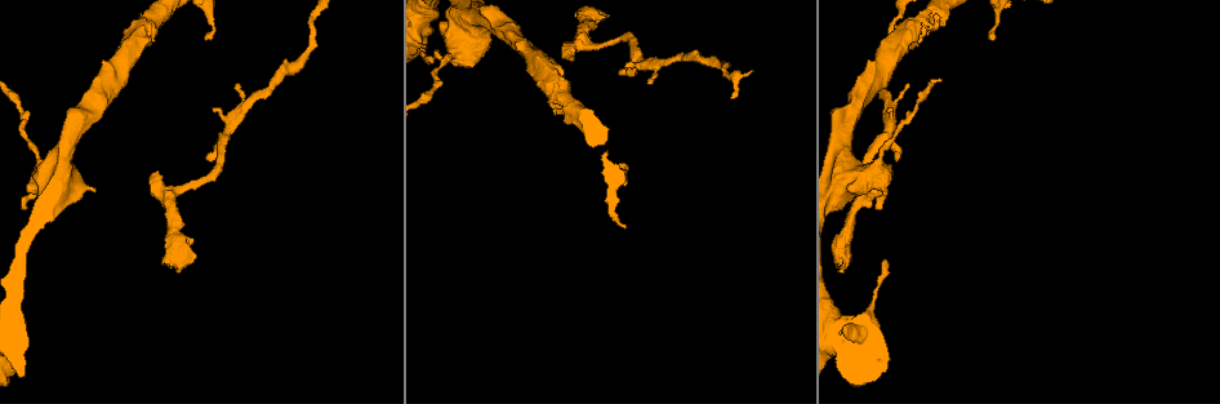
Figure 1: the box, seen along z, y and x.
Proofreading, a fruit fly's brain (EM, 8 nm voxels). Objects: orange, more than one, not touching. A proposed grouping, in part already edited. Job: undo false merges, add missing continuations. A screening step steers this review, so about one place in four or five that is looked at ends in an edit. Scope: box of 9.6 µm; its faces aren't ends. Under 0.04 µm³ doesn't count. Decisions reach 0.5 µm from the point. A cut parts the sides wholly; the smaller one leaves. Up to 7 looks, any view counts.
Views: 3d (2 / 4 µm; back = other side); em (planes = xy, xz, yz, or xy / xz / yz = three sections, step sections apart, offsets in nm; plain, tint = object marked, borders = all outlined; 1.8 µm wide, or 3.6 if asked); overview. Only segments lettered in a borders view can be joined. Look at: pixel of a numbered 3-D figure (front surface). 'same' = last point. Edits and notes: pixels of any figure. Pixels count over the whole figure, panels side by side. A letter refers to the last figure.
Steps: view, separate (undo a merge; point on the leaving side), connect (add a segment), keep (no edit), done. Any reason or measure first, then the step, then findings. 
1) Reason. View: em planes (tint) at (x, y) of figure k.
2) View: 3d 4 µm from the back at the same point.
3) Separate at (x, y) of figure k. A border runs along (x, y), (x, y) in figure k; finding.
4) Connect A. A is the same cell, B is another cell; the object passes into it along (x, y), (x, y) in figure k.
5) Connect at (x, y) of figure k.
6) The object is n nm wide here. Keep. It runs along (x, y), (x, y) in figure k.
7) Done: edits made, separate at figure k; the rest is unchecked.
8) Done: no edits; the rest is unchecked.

Branch stops here. View: 3d 2 µm at (27, 208) of figure 1.

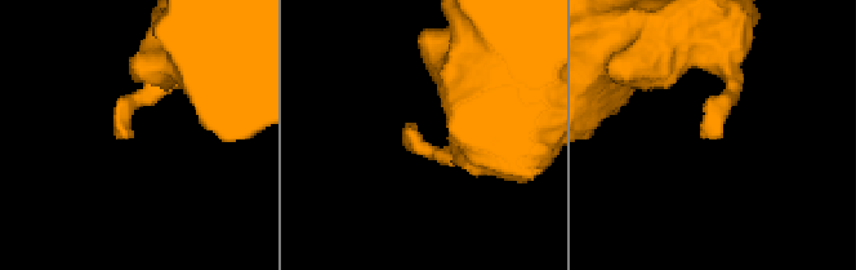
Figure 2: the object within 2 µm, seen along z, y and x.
Need the tissue. View: em xy step 4 (tint) at (417, 126) of figure 2.

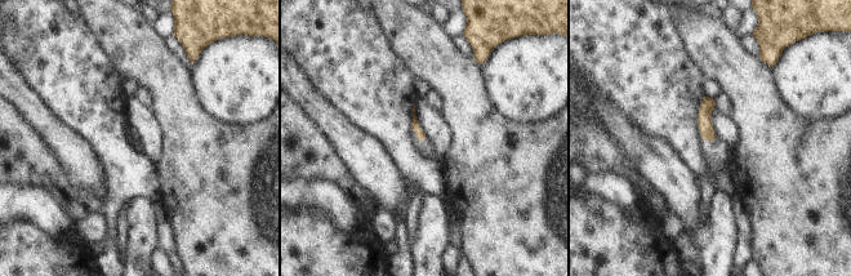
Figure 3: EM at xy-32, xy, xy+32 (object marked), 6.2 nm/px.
Another direction. View: em planes (borders) at the same point.

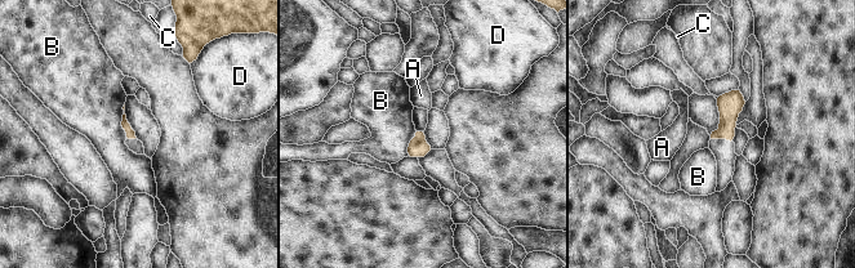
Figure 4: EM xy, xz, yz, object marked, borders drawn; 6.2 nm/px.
Keep. A, B, C and D are other cells; a border runs along (123, 112), (121, 128), (127, 137) in figure 4; none of them fits.

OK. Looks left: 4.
Free end. View: 3d 2 µm at (177, 271) of figure 1.

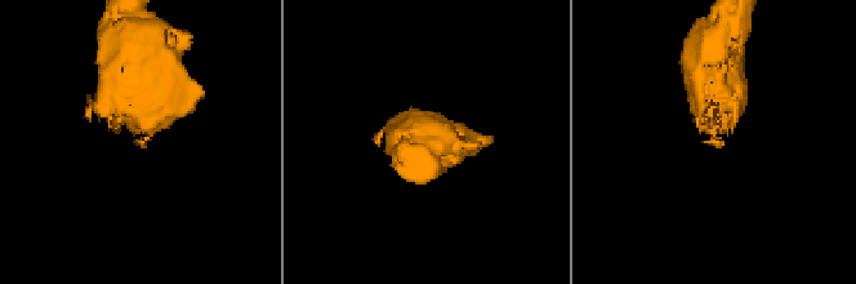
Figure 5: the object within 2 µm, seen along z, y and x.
View: em planes (tint) at (723, 142) of figure 5.

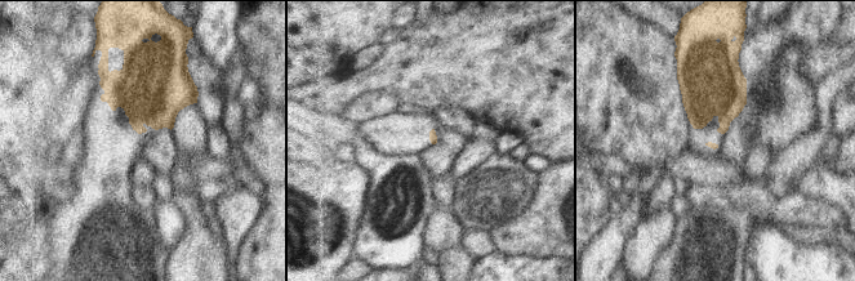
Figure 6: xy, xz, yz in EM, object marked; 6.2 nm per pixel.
What lies round it. View: em planes (borders) at the same point.

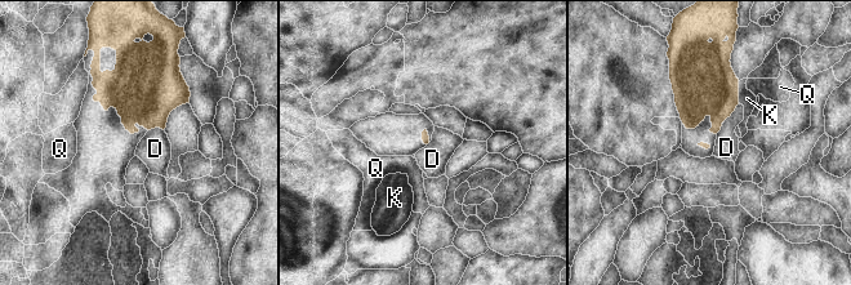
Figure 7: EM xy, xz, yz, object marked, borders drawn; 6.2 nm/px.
Keep. D, K and Q are other cells; a border runs along (739, 103), (723, 120) in figure 7; no lettered segment goes on from it.

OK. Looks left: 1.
Done: no edits; the rest is unchecked.

